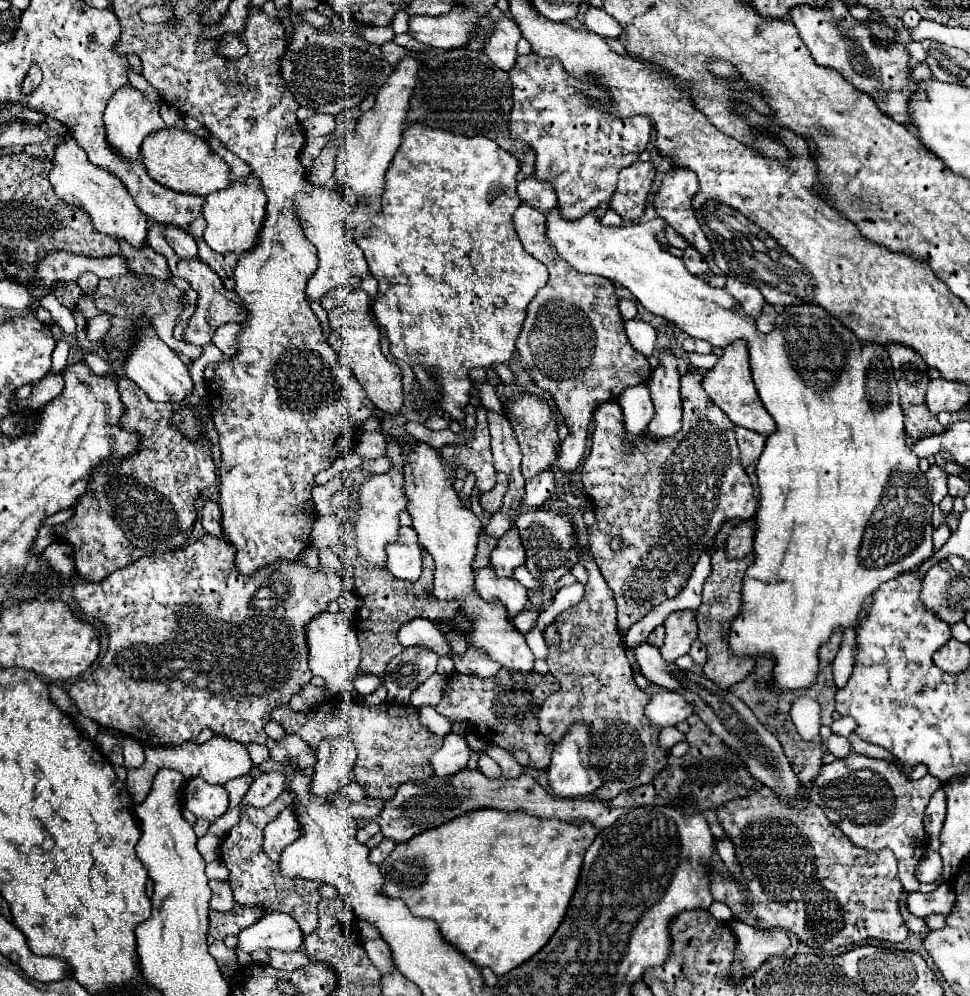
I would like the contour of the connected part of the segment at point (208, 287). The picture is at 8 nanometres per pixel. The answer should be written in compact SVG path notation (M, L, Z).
M150 225L148 227L148 245L152 245L158 253L162 253L166 259L168 259L168 267L170 267L170 273L176 275L176 277L182 277L186 279L194 291L198 291L198 307L196 307L196 313L190 317L188 321L188 329L184 333L184 339L192 345L200 345L204 347L206 343L210 343L216 327L224 325L224 323L244 323L248 319L248 311L246 307L240 303L240 297L236 291L228 291L224 289L224 283L222 279L204 263L204 261L198 261L198 259L192 259L192 261L184 261L180 259L178 255L174 255L172 247L166 243L166 237L164 237L164 229L160 225Z

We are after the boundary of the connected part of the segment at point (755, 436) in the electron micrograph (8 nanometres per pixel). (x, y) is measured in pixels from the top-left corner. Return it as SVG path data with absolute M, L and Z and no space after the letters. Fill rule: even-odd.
M734 427L734 433L736 433L738 447L740 447L742 465L748 467L748 465L752 465L760 457L762 447L766 443L766 437L760 435L760 433L756 433L756 431L744 429L744 427Z

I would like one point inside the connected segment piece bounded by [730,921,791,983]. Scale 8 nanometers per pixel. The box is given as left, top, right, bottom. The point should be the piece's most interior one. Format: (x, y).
(754, 946)

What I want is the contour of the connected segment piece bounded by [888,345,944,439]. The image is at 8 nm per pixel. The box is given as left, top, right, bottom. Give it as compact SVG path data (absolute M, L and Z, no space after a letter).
M890 345L888 347L888 355L892 361L892 369L894 369L894 377L898 381L898 391L900 391L900 407L904 413L904 425L906 425L906 433L916 439L920 439L927 434L940 434L944 431L944 427L938 423L936 415L932 415L924 403L924 393L926 393L926 385L928 385L928 367L922 361L922 357L912 351L910 347L904 345Z

